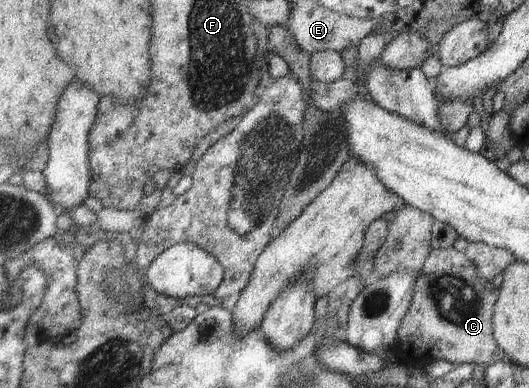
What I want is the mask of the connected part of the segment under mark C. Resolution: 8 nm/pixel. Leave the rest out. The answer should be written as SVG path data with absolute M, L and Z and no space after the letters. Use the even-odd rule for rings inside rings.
M453 247L434 249L418 276L410 313L402 320L394 347L398 352L397 357L404 363L417 367L429 365L434 360L448 360L454 366L483 364L486 367L507 360L507 353L500 348L495 338L495 307L499 298L499 288L494 288L490 280L480 276L476 262L468 257L466 250L460 252Z

